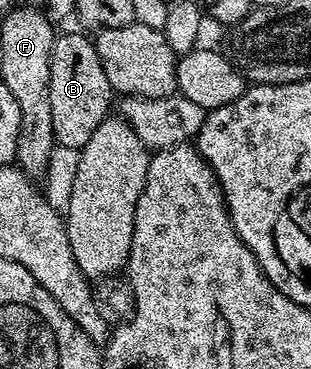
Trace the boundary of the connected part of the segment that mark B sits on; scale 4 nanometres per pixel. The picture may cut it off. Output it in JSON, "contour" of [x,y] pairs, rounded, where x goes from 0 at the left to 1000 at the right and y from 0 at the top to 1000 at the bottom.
{"contour":[[[206,95],[183,103],[167,125],[167,173],[161,176],[161,317],[167,347],[180,363],[180,388],[196,398],[270,398],[289,371],[302,371],[302,350],[350,320],[347,287],[367,271],[367,249],[354,220],[341,220],[341,187],[328,187],[328,165],[309,141],[305,114],[270,95]]]}

